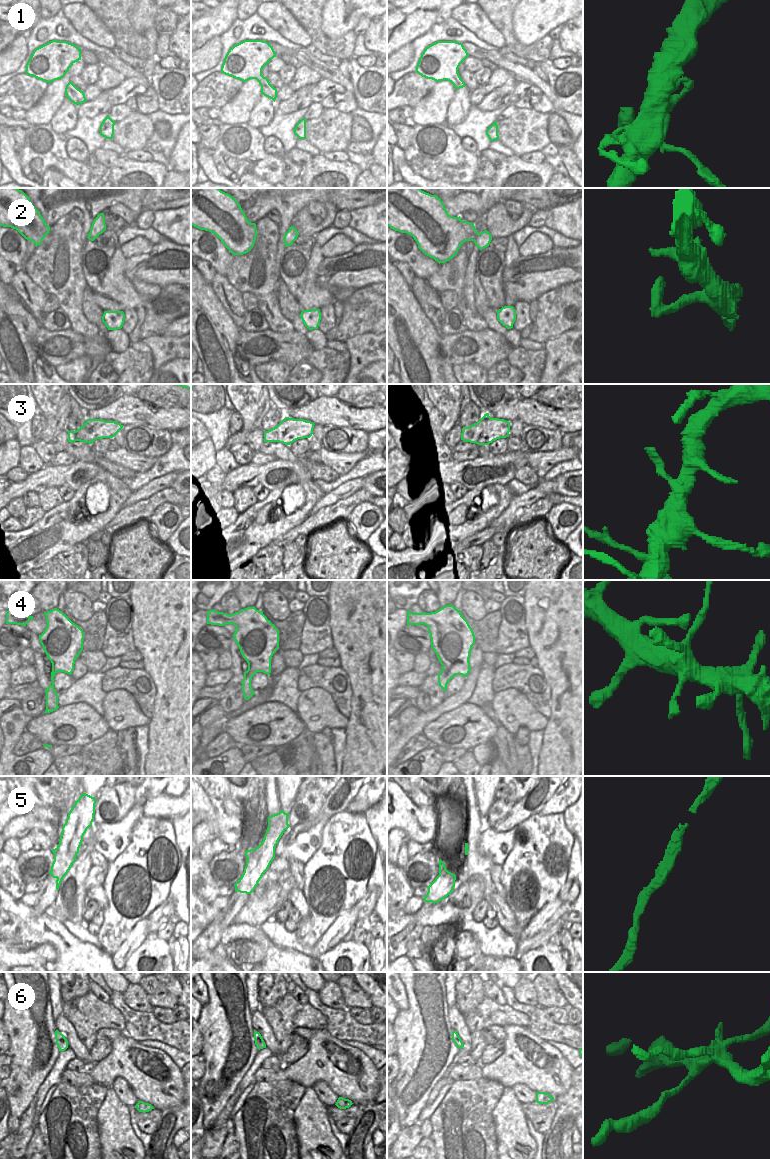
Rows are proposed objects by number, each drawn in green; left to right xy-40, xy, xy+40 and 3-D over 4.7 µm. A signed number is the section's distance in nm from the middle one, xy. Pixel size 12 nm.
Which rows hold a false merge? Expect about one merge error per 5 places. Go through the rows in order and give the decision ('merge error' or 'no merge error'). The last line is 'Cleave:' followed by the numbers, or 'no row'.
1: no merge error
2: no merge error
3: no merge error
4: no merge error
5: no merge error
6: no merge error
Cleave: no row

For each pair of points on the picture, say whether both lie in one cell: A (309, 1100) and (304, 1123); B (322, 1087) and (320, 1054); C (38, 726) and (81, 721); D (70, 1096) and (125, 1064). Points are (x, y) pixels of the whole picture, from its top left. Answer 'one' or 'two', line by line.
A: one
B: two
C: one
D: two

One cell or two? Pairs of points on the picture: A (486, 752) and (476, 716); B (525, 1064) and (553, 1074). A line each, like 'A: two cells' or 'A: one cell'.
A: two cells
B: one cell

